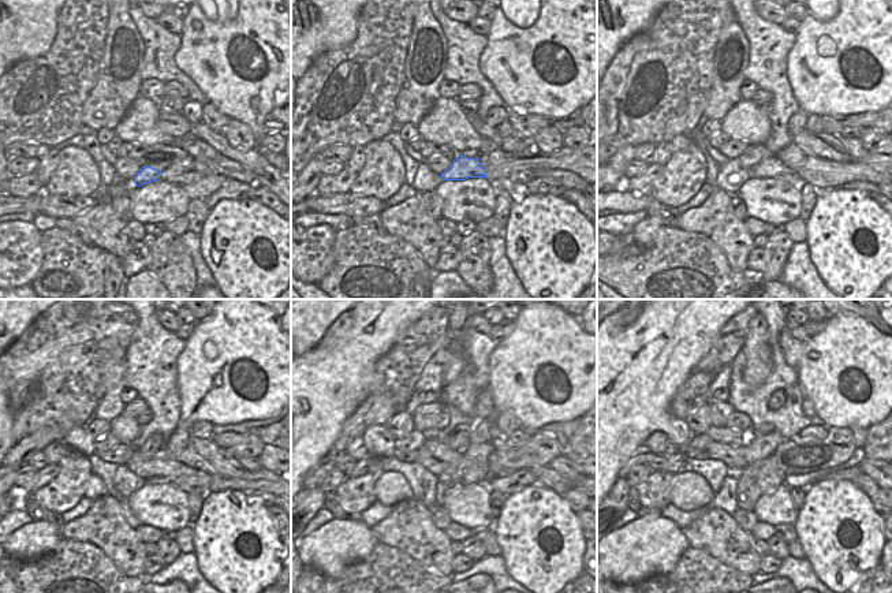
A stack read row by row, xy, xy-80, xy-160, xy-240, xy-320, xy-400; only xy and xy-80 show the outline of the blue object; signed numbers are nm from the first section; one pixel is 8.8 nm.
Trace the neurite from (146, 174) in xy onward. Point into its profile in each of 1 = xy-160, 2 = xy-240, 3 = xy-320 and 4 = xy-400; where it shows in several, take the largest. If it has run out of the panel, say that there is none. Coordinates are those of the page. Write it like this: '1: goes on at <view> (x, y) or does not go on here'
1: goes on at xy-160 (769, 166)
2: goes on at xy-240 (190, 484)
3: goes on at xy-320 (518, 480)
4: goes on at xy-400 (850, 473)

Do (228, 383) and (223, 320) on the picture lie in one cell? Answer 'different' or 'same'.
same

